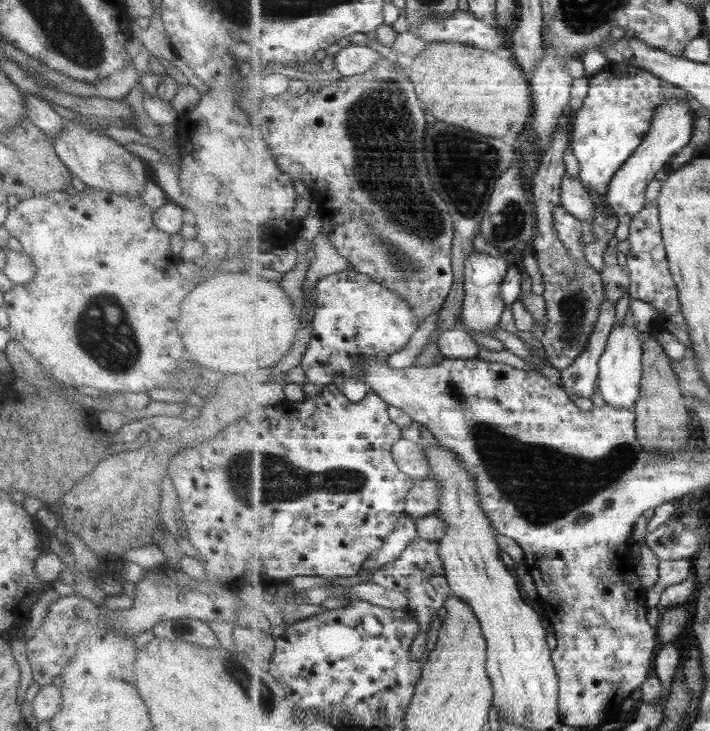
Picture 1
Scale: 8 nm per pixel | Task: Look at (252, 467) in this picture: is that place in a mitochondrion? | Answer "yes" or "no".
yes

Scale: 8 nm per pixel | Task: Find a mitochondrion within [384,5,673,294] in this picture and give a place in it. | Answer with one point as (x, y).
(469, 163)

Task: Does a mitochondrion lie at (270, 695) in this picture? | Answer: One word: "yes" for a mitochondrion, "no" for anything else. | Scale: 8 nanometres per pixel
yes

